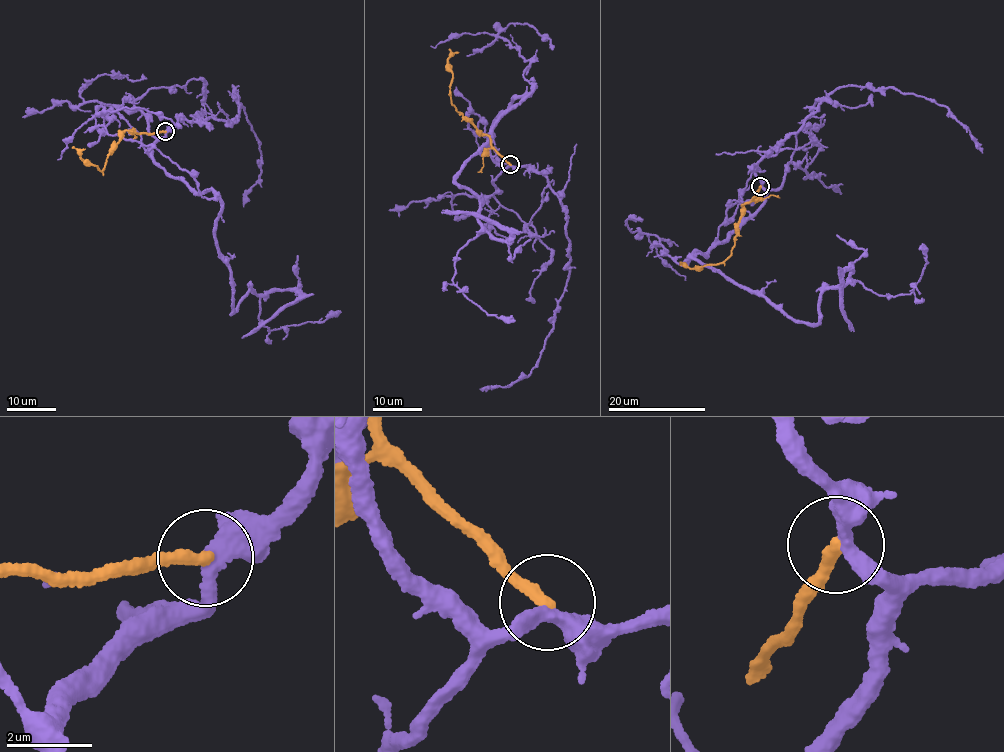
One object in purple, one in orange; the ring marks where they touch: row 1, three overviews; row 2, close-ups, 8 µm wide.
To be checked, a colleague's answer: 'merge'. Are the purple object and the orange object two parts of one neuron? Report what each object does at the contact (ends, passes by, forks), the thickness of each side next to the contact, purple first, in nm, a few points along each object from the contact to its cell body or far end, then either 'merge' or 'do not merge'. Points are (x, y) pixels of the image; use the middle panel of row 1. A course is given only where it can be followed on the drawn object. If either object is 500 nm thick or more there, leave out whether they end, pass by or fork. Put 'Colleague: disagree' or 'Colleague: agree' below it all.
purple passes by | orange ends | 400/280 nm | purple via (510, 165), (487, 147), (531, 89), (456, 179), (480, 228), (453, 283), (515, 321) | orange via (510, 164), (491, 146), (491, 139), (456, 111), (450, 95), (452, 72), (448, 57), (452, 53), (448, 49) | do not merge
Colleague: disagree

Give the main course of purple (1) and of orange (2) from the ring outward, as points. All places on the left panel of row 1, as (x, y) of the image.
1: (166, 132), (148, 152), (221, 204), (233, 313), (249, 289), (271, 331), (340, 311)
2: (165, 132), (124, 132), (107, 157), (102, 171), (79, 157), (77, 149), (72, 148)

